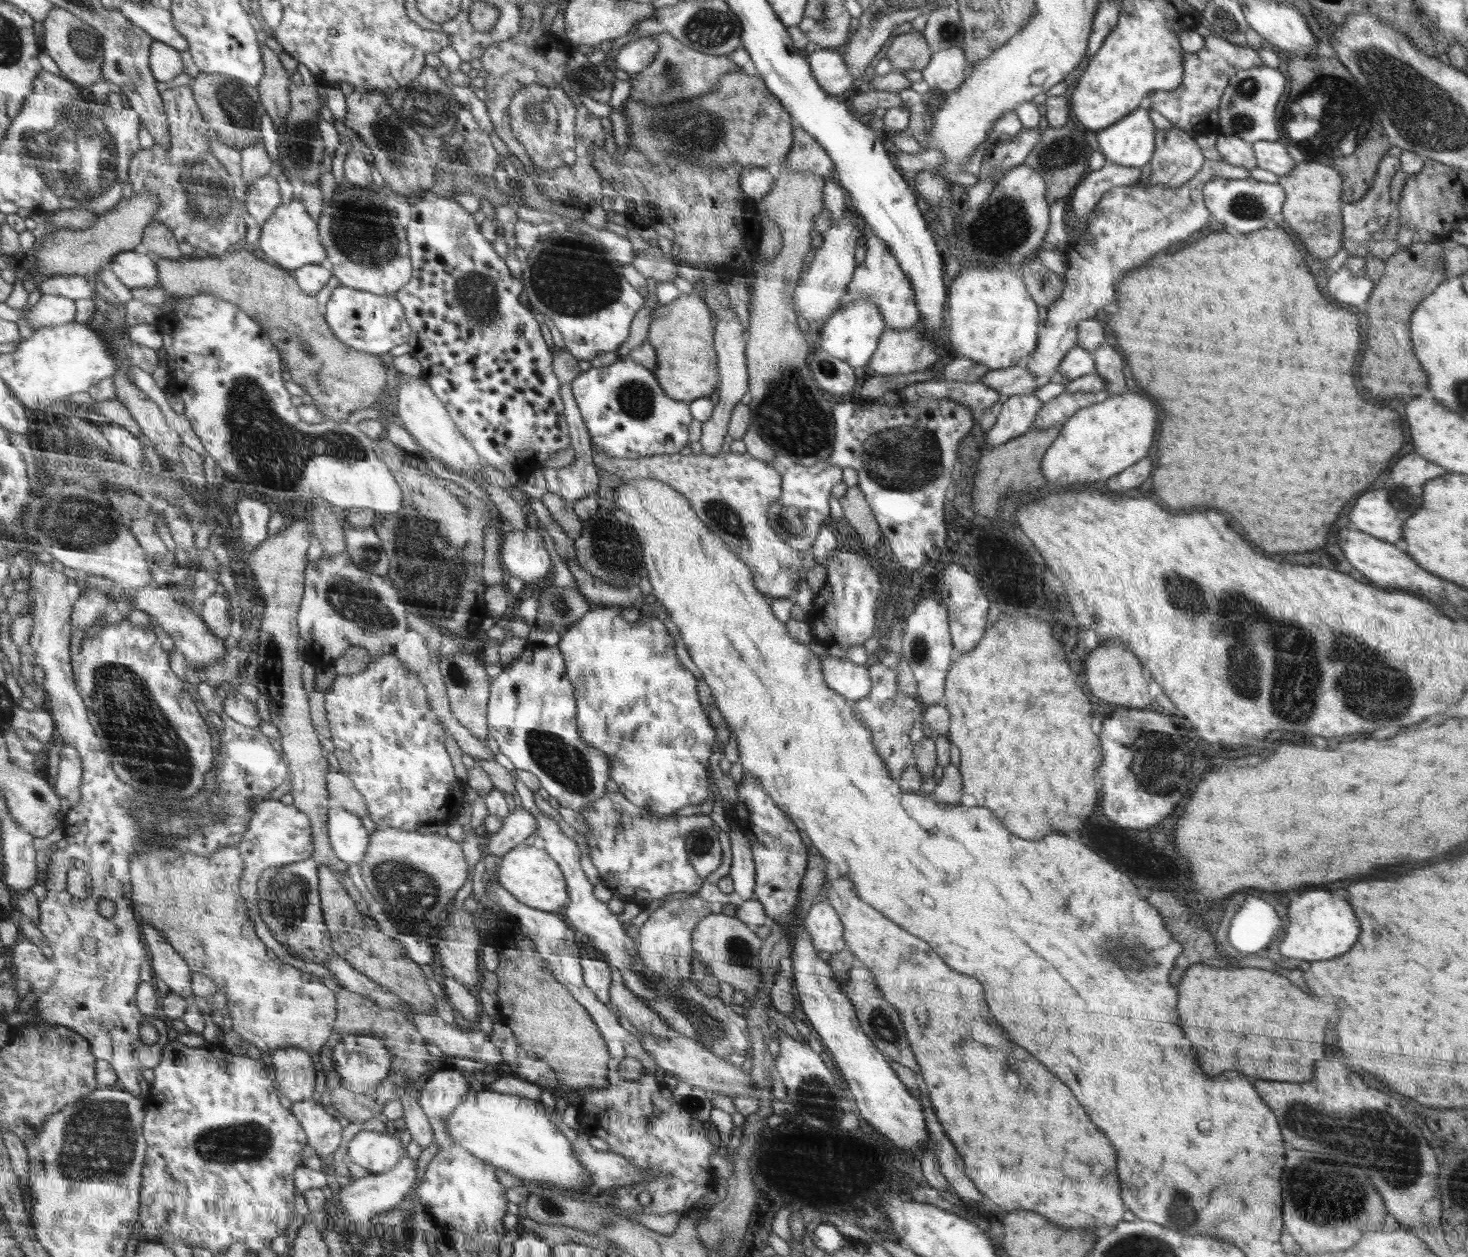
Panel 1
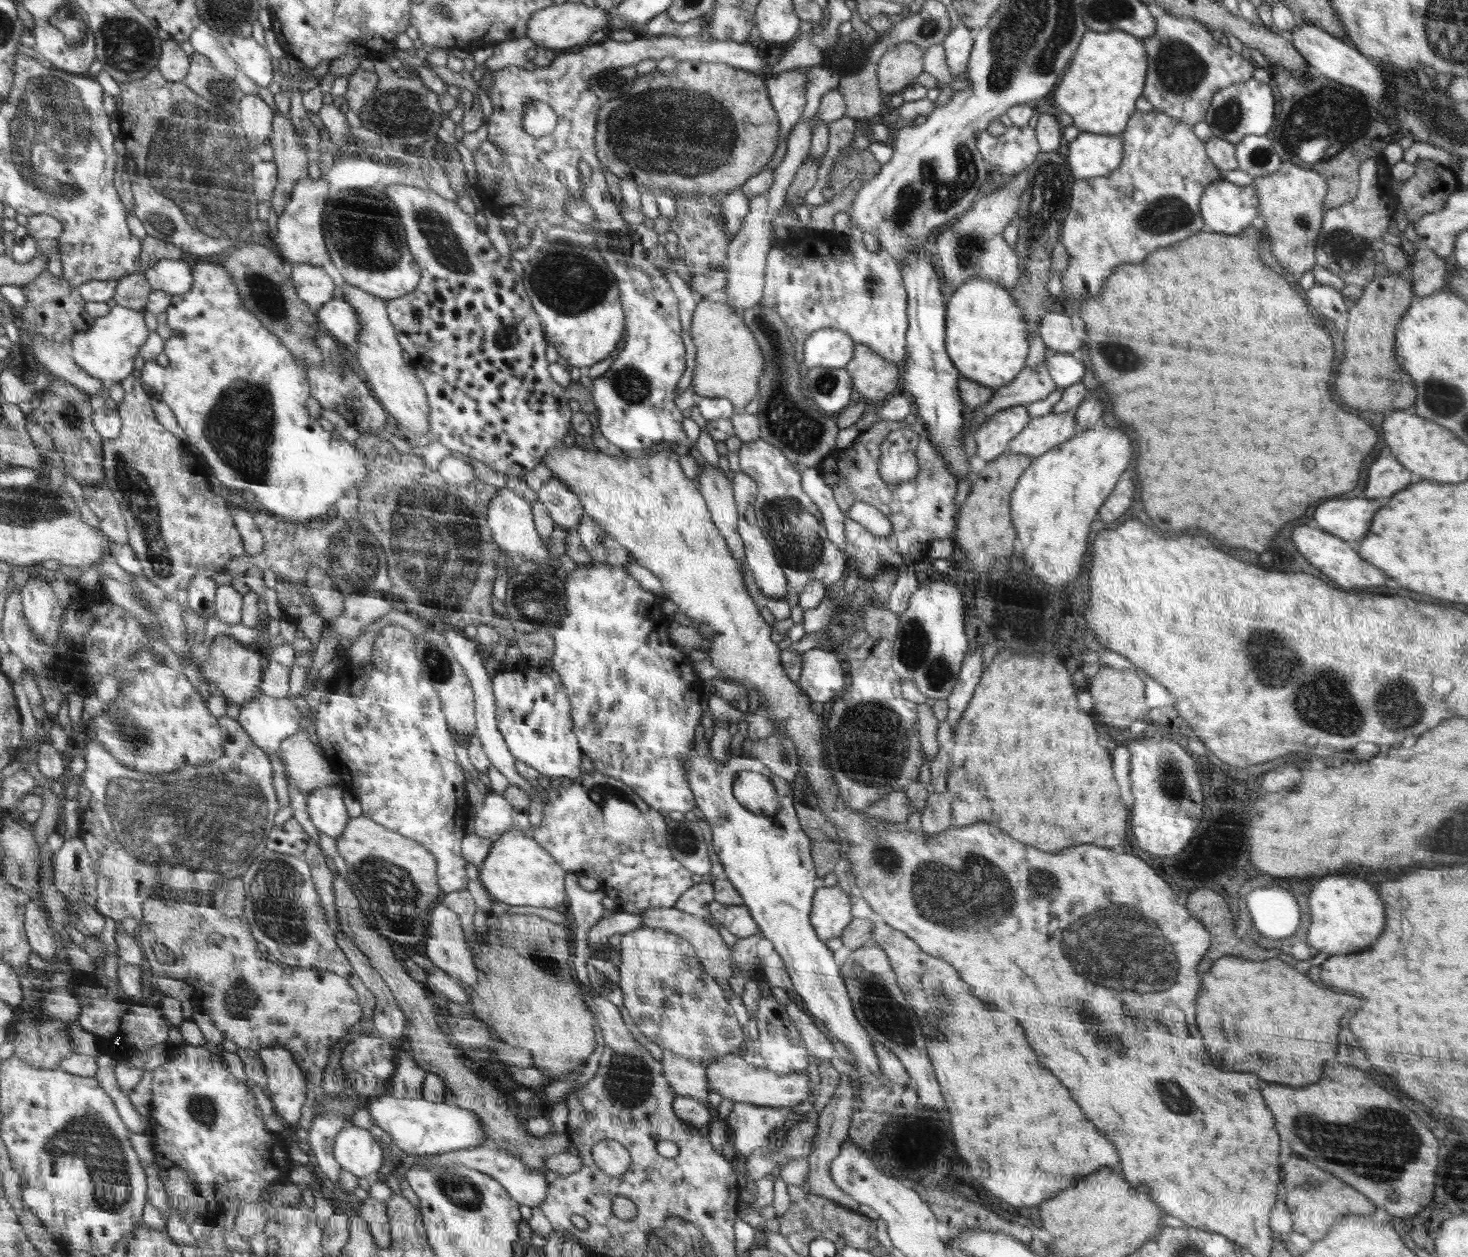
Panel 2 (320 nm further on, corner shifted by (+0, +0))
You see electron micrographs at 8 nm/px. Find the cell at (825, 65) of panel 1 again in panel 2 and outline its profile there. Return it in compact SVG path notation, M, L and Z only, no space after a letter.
M794 68L782 72L779 76L767 78L770 97L777 116L781 117L781 131L785 137L801 122L801 116L808 106L807 85L804 68Z

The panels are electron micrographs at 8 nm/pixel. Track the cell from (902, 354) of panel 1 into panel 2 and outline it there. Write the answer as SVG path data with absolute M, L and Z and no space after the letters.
M856 344L856 352L845 369L850 375L856 397L872 405L884 403L884 398L898 386L900 372L893 361L874 352L868 344Z

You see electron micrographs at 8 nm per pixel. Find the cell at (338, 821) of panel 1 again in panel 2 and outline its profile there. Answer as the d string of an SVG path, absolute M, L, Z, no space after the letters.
M338 785L318 787L306 795L306 810L318 832L335 840L344 835L351 818L346 814L342 800L342 788Z

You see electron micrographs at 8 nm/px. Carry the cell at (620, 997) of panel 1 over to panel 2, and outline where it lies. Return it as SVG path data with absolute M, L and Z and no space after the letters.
M662 1049L661 1064L665 1069L666 1081L679 1096L694 1097L707 1106L710 1093L704 1063L694 1063L672 1051Z

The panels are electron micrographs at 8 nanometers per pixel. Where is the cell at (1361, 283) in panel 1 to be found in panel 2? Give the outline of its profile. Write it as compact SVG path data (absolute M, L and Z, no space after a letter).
M1329 284L1314 285L1306 292L1306 298L1314 310L1318 310L1328 322L1334 320L1338 330L1344 329L1347 322L1346 307L1340 291Z

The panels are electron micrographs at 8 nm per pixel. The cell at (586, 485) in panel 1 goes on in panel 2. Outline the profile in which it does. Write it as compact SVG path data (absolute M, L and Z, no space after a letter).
M557 478L544 482L537 495L555 524L568 531L576 528L585 513L578 496Z

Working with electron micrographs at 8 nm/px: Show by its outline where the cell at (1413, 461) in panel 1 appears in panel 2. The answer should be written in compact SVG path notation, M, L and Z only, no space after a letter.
M1382 448L1378 454L1378 460L1368 470L1368 484L1364 490L1366 498L1380 498L1380 496L1392 496L1394 492L1404 490L1408 484L1412 484L1416 477L1413 472L1402 468L1388 448Z

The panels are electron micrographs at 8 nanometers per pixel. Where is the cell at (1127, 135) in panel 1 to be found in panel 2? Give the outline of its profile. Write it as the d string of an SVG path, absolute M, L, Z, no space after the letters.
M1084 131L1070 142L1065 142L1063 148L1073 181L1108 176L1120 166L1124 156L1121 134L1104 135Z

